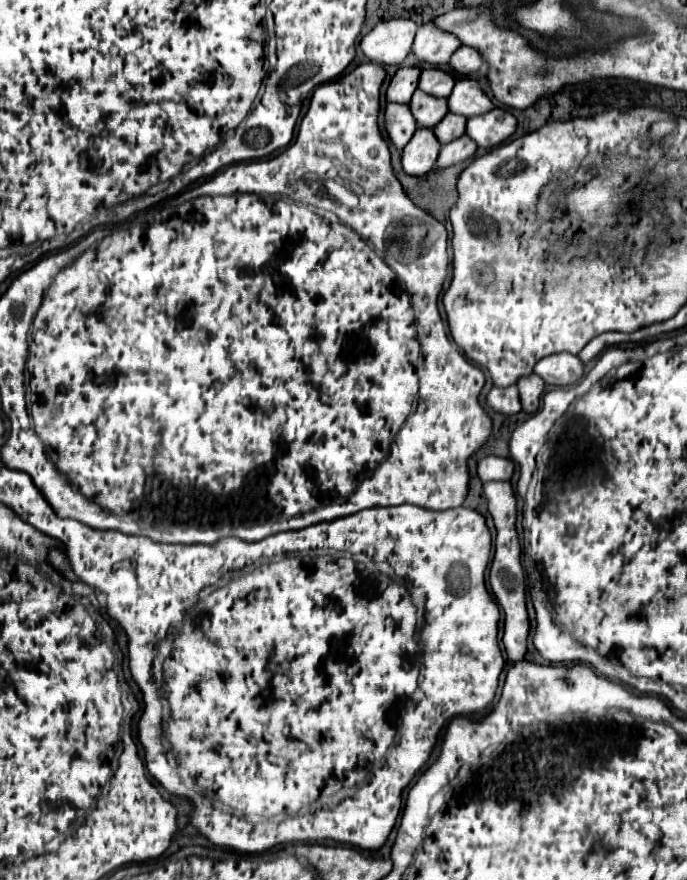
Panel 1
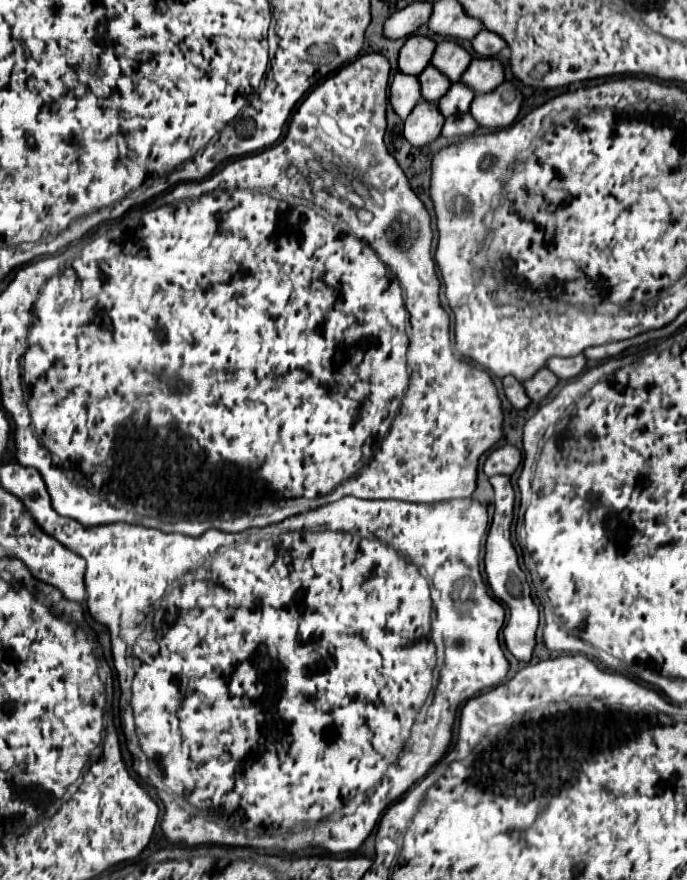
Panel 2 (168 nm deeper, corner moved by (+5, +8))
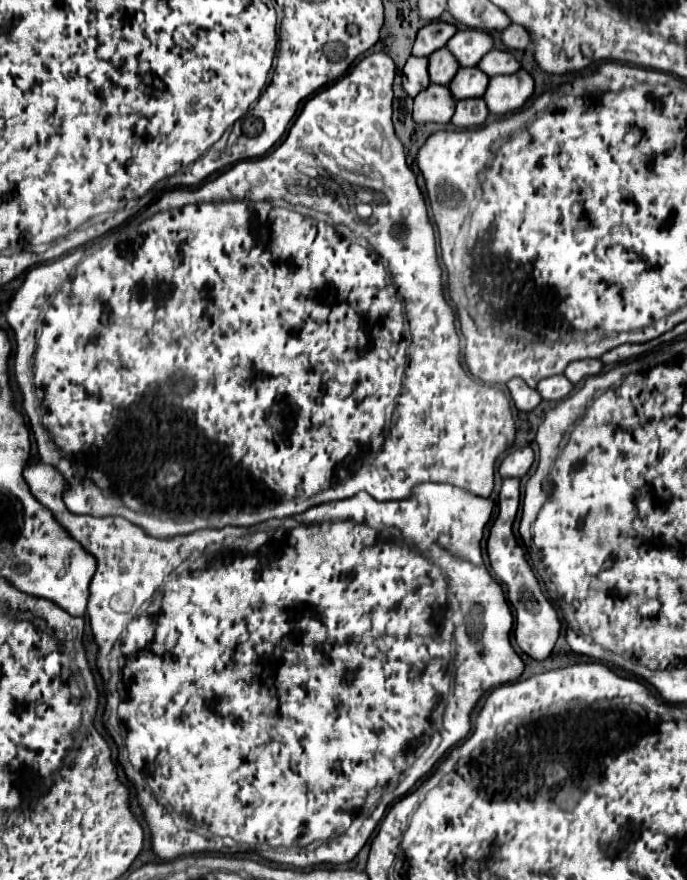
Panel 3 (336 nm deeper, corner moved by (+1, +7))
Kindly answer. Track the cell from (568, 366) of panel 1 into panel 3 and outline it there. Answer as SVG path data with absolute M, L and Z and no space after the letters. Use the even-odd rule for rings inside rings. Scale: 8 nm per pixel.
M577 360L577 362L573 362L573 364L567 366L565 376L573 384L579 384L587 376L597 376L601 370L603 370L603 362L601 360Z

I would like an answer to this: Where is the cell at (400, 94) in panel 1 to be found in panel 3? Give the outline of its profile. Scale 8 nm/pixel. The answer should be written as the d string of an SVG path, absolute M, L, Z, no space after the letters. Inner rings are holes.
M429 22L427 26L423 26L417 34L415 46L413 46L413 54L415 56L429 56L431 52L435 52L437 48L443 48L447 44L447 40L457 32L457 28L453 24L447 22Z

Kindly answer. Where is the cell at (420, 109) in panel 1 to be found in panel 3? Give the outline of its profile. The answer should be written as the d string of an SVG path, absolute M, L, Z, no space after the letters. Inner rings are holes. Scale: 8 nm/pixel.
M439 48L429 56L429 76L433 84L449 84L453 80L453 76L459 70L459 62L455 62L455 58L451 56L451 52L447 52L447 48Z

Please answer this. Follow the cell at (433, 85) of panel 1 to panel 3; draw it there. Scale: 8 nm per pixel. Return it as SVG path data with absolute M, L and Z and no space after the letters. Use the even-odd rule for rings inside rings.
M457 30L457 34L447 42L447 48L459 60L461 66L477 66L479 60L493 48L495 40L489 32L479 30Z

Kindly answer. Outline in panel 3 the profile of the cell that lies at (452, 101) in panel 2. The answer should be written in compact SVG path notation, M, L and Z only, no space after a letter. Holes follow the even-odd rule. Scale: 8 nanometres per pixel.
M477 66L475 68L459 68L455 78L451 80L449 88L457 100L461 98L473 98L473 96L483 96L487 90L489 76L481 72Z

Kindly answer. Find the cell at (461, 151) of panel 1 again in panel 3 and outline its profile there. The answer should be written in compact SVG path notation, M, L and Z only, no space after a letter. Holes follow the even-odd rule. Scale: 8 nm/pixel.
M475 98L475 100L459 100L457 102L457 110L453 116L453 124L457 128L471 128L471 126L481 126L487 118L487 104L483 98Z

